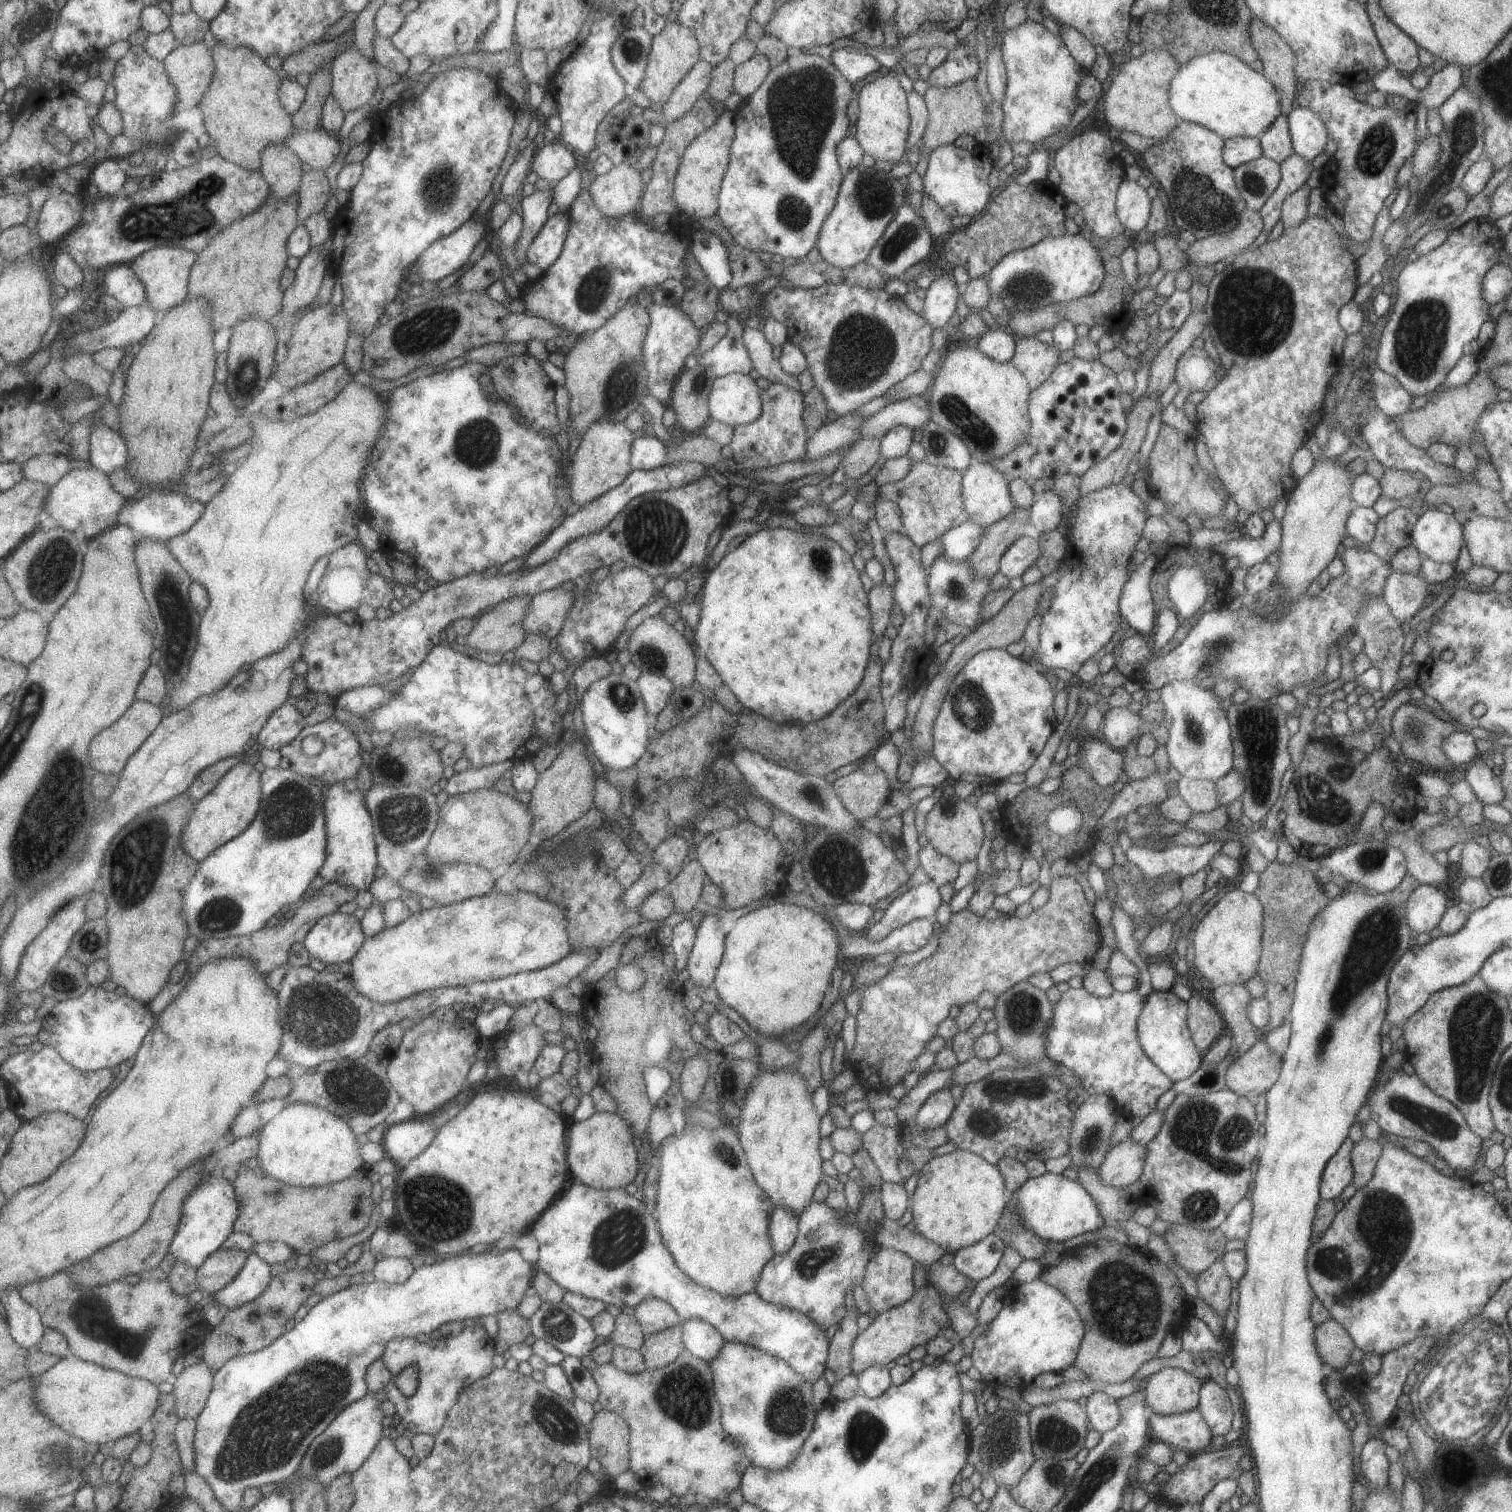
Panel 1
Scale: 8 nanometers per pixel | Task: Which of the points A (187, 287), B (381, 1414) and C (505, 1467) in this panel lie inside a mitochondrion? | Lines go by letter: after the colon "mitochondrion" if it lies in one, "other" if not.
A: other
B: other
C: mitochondrion

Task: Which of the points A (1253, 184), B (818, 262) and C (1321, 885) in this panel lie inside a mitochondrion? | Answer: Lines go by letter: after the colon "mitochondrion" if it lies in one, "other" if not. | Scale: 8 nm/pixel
A: mitochondrion
B: other
C: other

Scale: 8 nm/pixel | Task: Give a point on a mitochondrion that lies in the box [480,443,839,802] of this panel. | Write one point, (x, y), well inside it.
(656, 532)

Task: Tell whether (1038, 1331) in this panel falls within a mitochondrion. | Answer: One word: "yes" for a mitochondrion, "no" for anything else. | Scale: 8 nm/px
no

